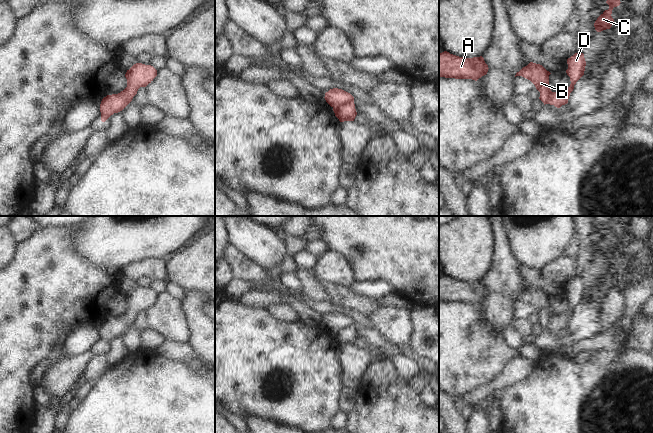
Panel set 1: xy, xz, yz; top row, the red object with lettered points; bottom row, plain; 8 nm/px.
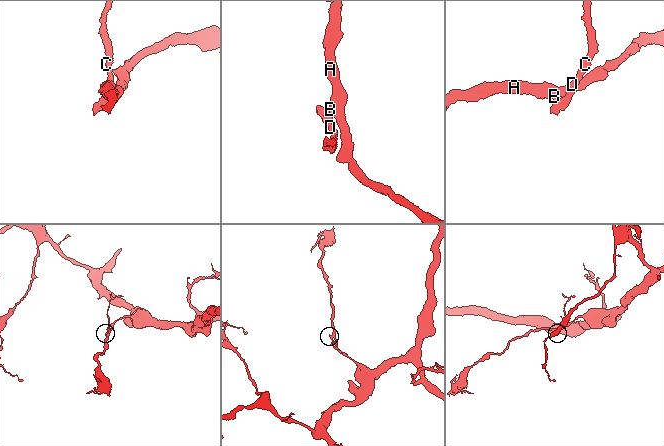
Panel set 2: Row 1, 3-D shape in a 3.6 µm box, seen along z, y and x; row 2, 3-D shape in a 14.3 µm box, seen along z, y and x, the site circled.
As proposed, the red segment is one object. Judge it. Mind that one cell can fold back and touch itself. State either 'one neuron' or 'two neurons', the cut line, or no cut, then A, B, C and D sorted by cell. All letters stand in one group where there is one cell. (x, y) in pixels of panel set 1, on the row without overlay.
two neurons | xz (353, 322), (333, 332) | A B / C D

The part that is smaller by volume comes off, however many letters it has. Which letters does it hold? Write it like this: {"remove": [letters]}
{"remove": ["C", "D"]}

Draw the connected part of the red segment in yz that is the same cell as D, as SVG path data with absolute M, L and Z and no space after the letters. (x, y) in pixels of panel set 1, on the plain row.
M575 277L573 280L567 283L567 288L568 293L566 294L566 297L570 301L570 310L562 316L551 315L546 328L554 329L557 332L567 328L570 317L574 313L574 309L584 299L586 285L583 277Z

